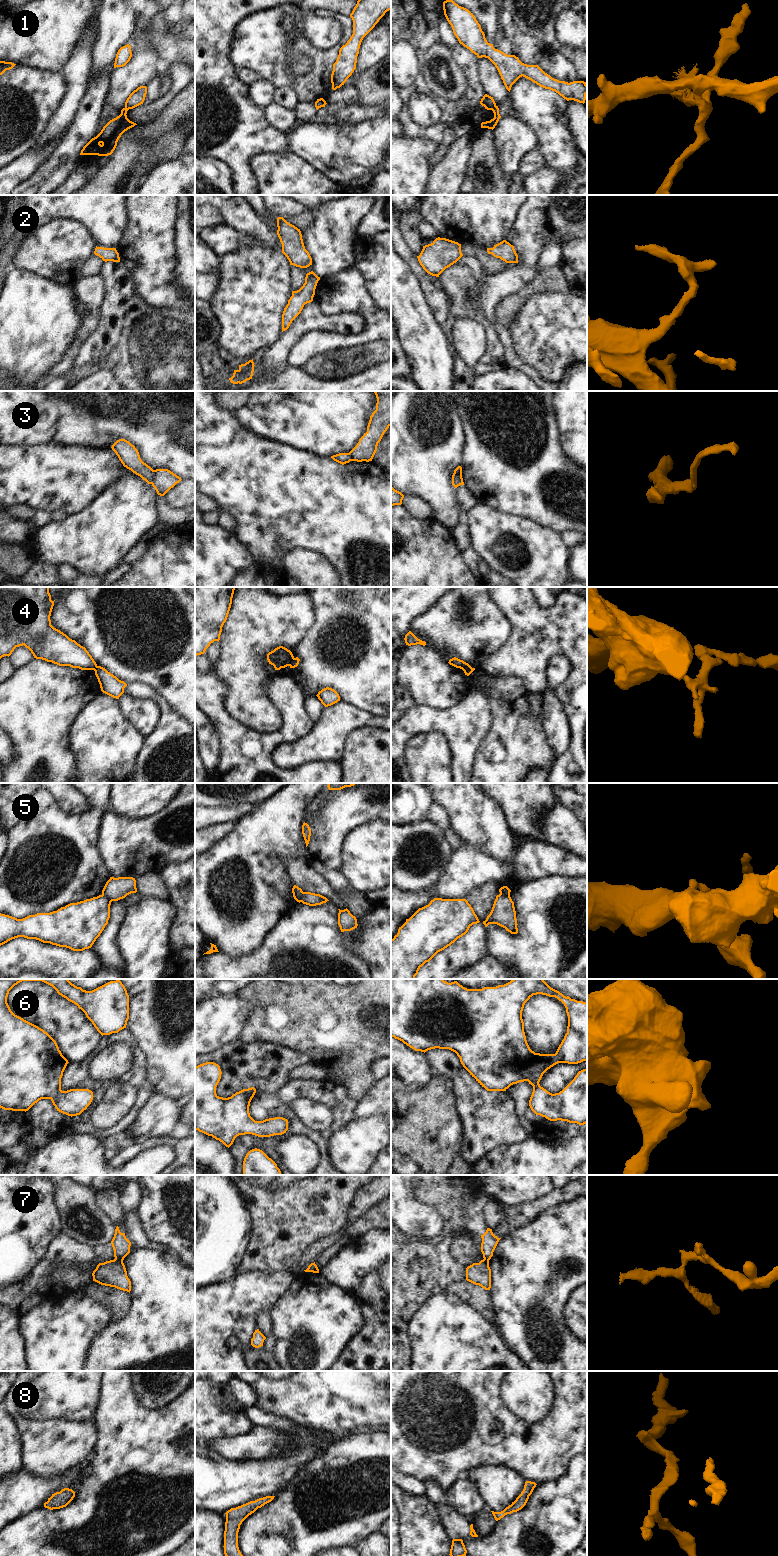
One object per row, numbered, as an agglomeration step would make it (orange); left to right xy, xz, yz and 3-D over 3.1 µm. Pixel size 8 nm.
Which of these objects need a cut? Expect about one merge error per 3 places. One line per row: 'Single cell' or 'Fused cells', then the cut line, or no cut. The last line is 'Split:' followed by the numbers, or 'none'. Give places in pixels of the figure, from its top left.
1: Fused cells. Split along yz (495, 105), (491, 109)
2: Single cell. No split
3: Fused cells. Split along xy (154, 470), (154, 476), (150, 483)
4: Fused cells. Split along xz (294, 658), (289, 665)
5: Fused cells. Split along xy (102, 894), (110, 902)
6: Single cell. No split
7: Fused cells. Split along xy (115, 1258), (122, 1261)
8: Single cell. No split
Split: 1, 3, 4, 5, 7

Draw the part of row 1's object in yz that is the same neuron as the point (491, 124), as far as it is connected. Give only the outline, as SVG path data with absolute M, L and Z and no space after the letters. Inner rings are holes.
M495 106L492 109L493 113L494 113L494 118L491 119L490 121L486 121L486 122L482 122L481 123L481 128L488 128L488 129L494 129L495 126L497 125L499 119L501 118L500 114L499 114L499 108L498 106Z

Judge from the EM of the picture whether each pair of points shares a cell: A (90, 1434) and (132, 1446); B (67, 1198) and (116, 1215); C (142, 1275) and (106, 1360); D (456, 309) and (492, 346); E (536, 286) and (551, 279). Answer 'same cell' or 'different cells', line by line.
A: different cells
B: different cells
C: same cell
D: same cell
E: same cell

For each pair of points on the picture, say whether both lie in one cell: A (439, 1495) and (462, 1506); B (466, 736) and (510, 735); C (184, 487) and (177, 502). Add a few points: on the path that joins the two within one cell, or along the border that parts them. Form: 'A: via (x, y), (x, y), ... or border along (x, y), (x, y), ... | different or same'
A: border along (446, 1493), (444, 1501) | different
B: border along (491, 713), (492, 726), (474, 757) | different
C: via (184, 491), (178, 498) | same

